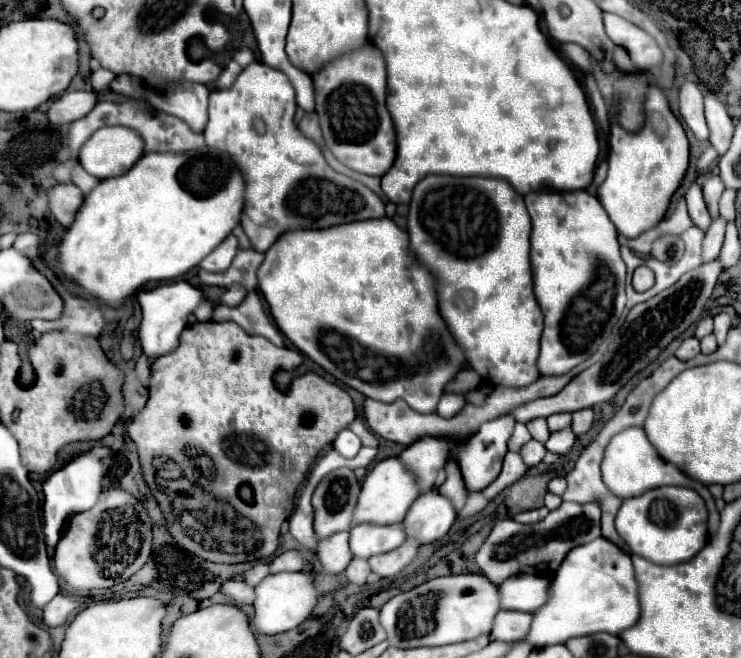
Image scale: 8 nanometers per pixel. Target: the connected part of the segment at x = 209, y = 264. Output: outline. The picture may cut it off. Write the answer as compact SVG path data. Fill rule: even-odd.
M234 236L224 238L222 244L218 244L218 246L210 252L210 256L206 256L206 258L198 264L198 268L208 270L208 272L222 272L222 270L226 270L226 268L230 266L230 262L232 262L234 254L236 254L236 248L238 248L238 242L236 242Z

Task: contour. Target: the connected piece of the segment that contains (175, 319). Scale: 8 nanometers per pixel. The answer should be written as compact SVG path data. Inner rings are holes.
M172 282L172 284L162 284L152 290L142 290L138 292L138 304L142 310L142 320L138 326L138 342L142 348L142 354L148 358L158 358L168 352L172 352L178 346L180 332L188 324L188 316L194 312L194 308L204 300L204 294L190 286L188 282Z

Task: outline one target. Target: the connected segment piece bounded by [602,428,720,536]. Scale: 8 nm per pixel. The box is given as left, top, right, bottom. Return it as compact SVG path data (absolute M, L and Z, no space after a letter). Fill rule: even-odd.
M626 428L610 440L610 444L604 450L604 458L602 458L602 480L606 482L606 488L610 492L614 492L614 496L618 496L618 498L632 498L632 496L644 494L646 490L652 490L652 488L658 488L658 486L688 486L688 488L694 488L706 500L706 506L708 506L708 512L710 512L708 534L714 536L714 530L718 530L720 516L718 516L718 510L714 506L714 500L712 500L708 488L704 484L694 482L688 476L684 476L676 466L664 462L658 456L658 452L654 450L654 446L648 442L642 428Z

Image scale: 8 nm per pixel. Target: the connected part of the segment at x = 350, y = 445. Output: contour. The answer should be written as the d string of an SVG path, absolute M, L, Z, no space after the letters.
M346 428L346 430L342 430L342 432L336 436L336 440L332 442L332 448L334 448L338 454L342 454L344 458L352 458L352 456L356 456L356 452L360 450L360 438Z

